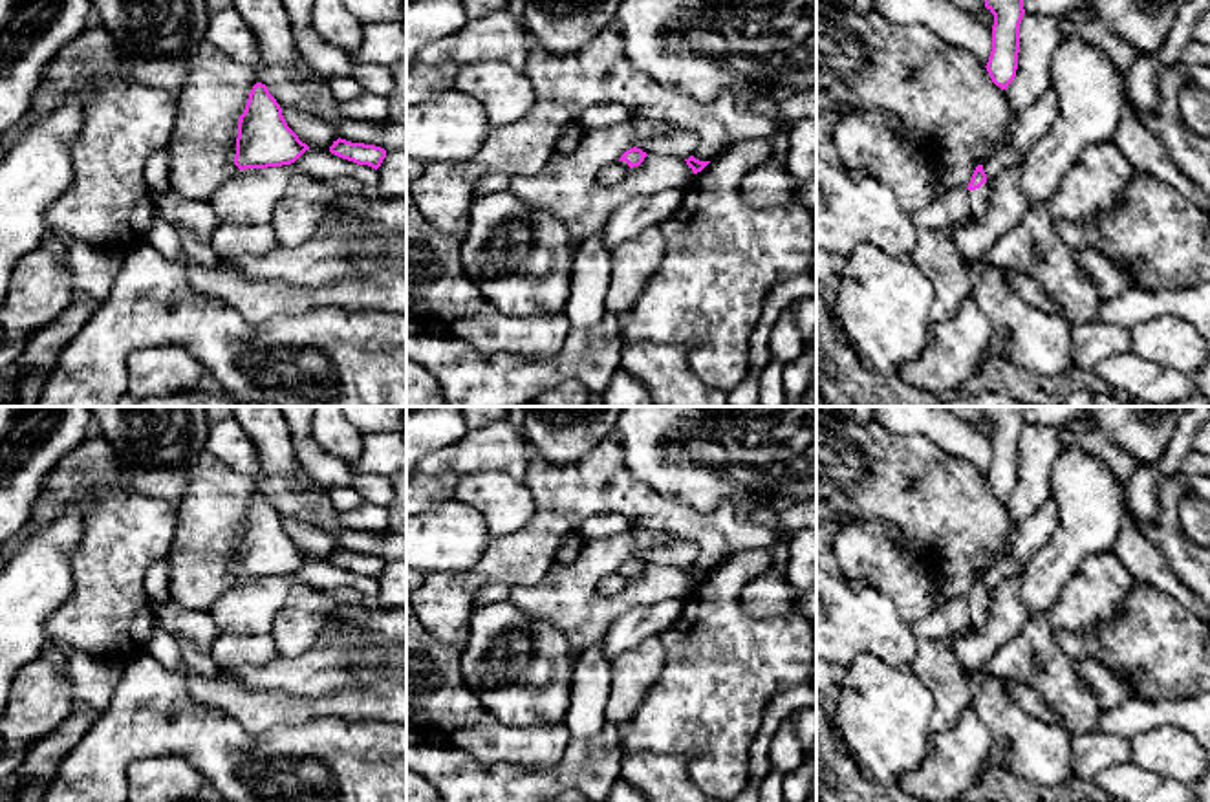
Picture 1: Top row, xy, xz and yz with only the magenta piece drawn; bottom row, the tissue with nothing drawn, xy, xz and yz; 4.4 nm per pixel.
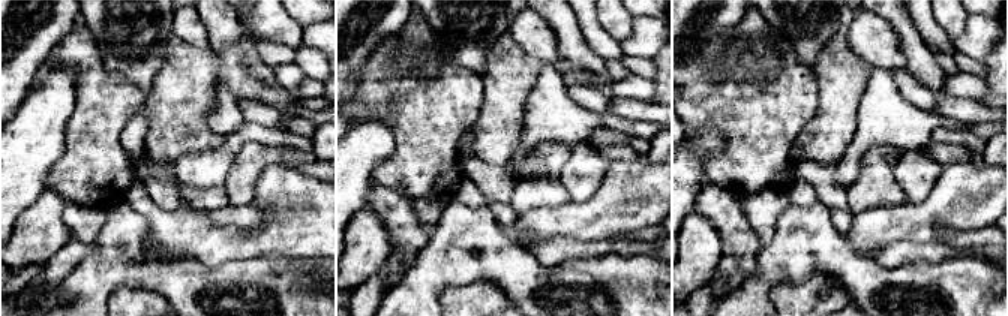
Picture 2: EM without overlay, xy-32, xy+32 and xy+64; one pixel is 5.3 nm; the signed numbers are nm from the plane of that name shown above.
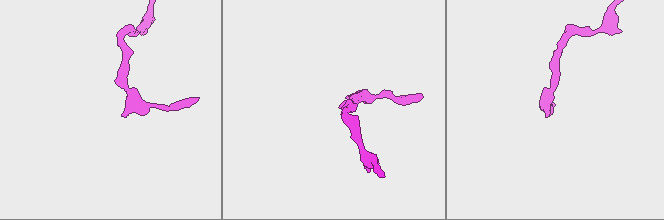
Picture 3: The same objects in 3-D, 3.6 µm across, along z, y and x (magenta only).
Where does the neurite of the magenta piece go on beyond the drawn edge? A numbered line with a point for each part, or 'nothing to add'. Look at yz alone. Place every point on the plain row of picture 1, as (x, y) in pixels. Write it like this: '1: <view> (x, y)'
1: yz (978, 608)

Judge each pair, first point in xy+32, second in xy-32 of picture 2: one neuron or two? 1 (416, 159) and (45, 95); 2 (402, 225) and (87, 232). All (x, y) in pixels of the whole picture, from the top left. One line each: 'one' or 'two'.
1: two
2: one

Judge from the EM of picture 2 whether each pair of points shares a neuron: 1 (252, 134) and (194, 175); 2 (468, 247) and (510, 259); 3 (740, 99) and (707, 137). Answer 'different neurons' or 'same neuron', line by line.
1: same neuron
2: same neuron
3: different neurons

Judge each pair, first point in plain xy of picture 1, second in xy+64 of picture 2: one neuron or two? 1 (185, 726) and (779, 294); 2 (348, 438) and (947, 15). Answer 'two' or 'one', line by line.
1: two
2: one

